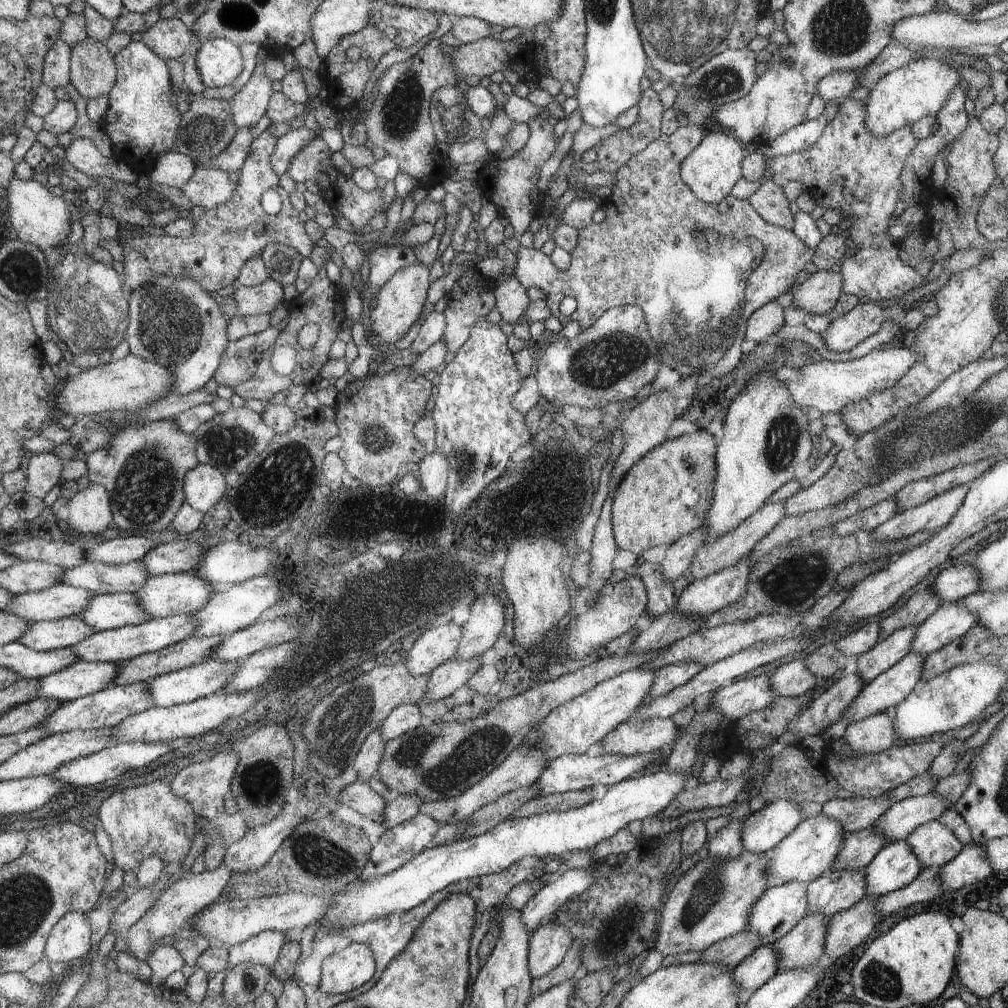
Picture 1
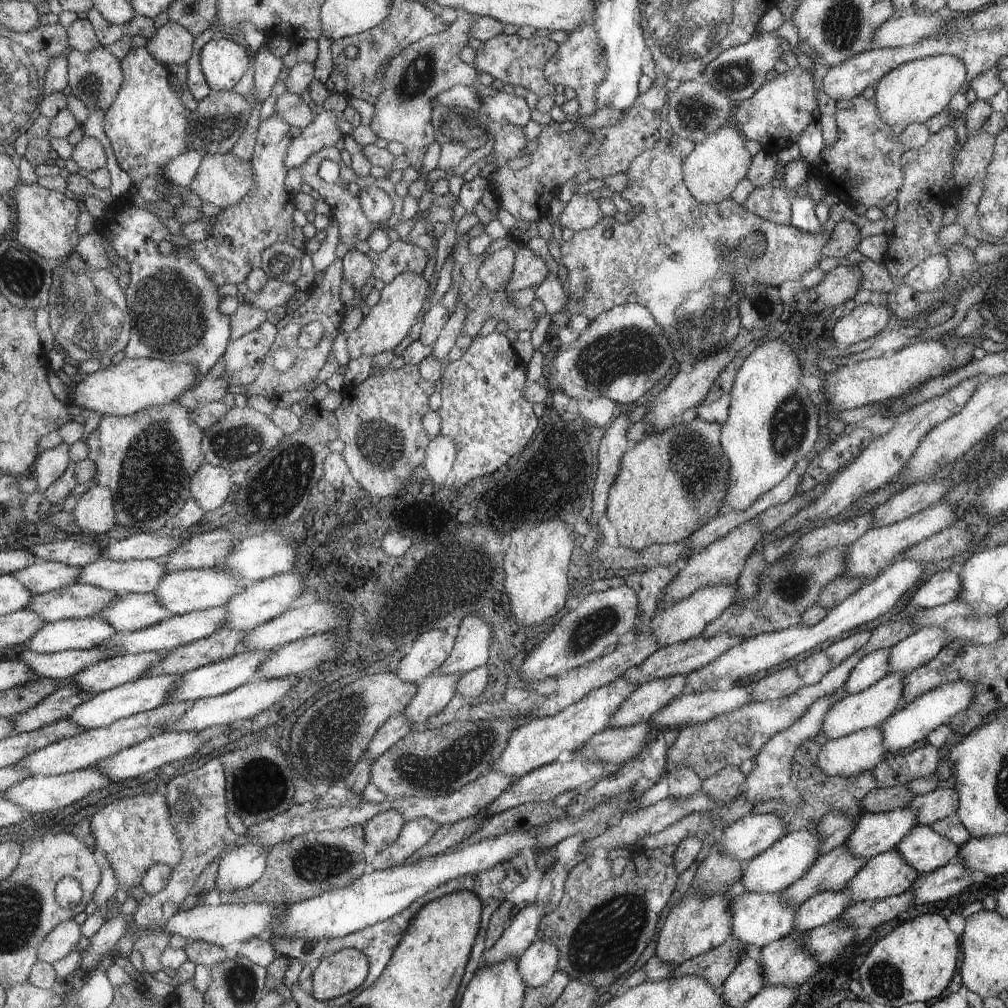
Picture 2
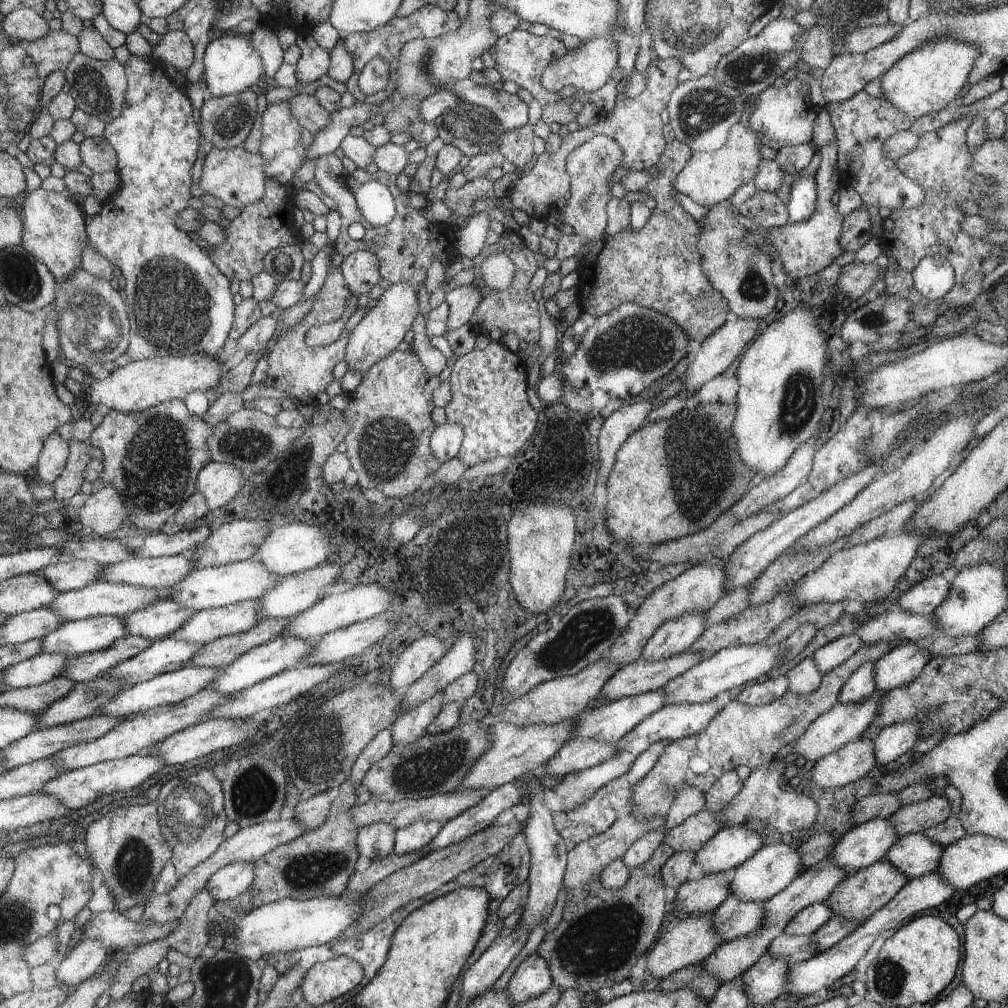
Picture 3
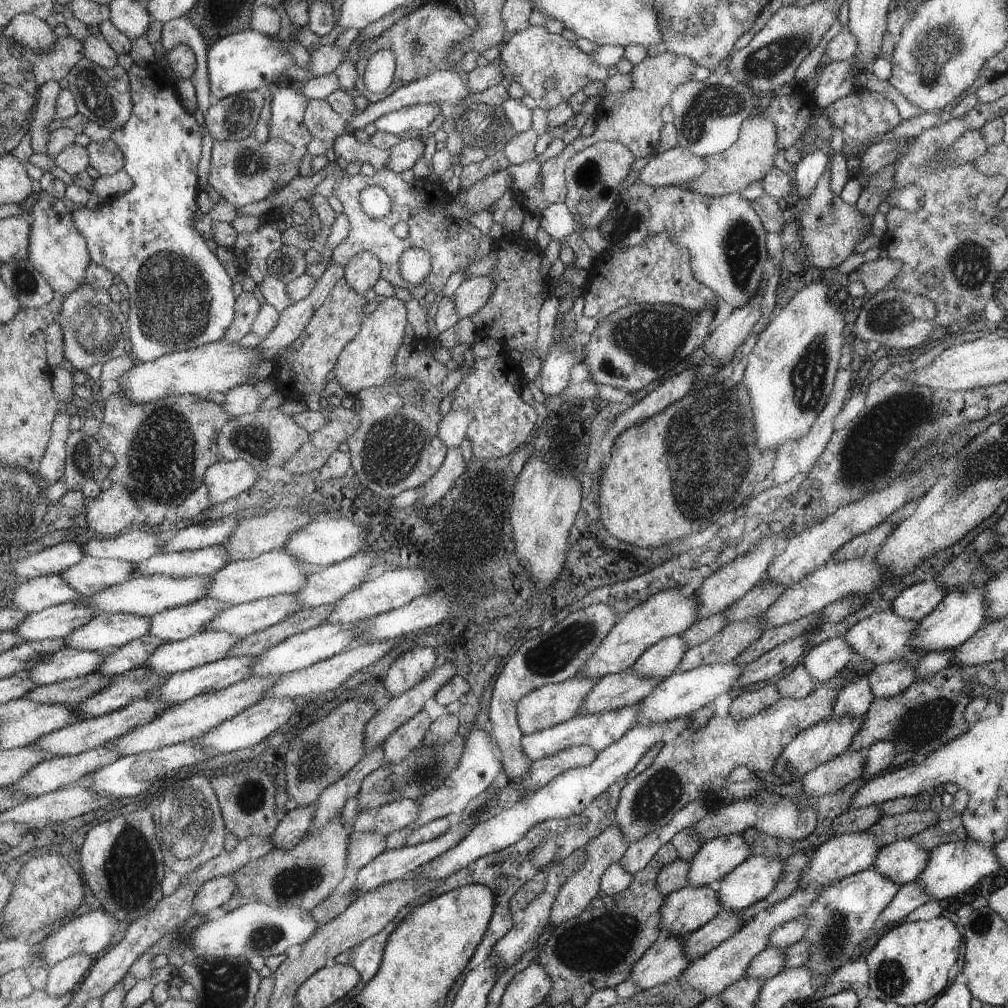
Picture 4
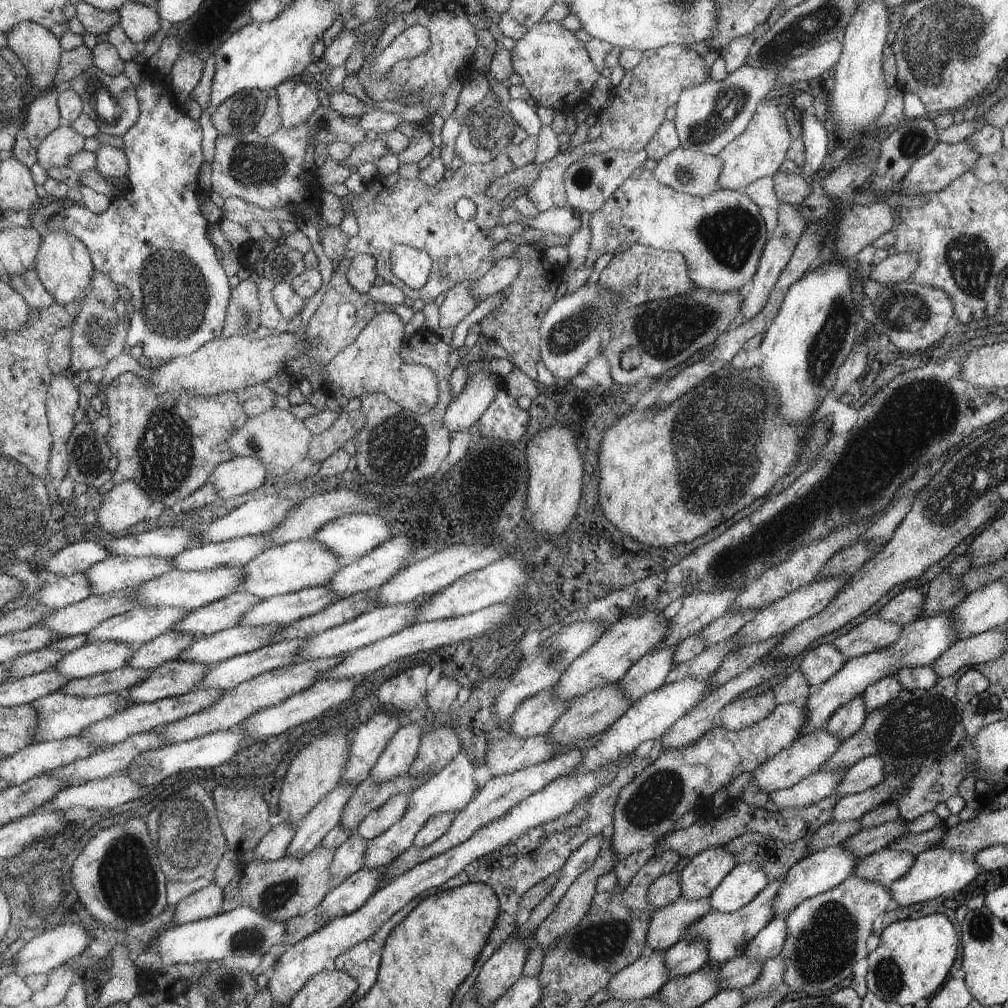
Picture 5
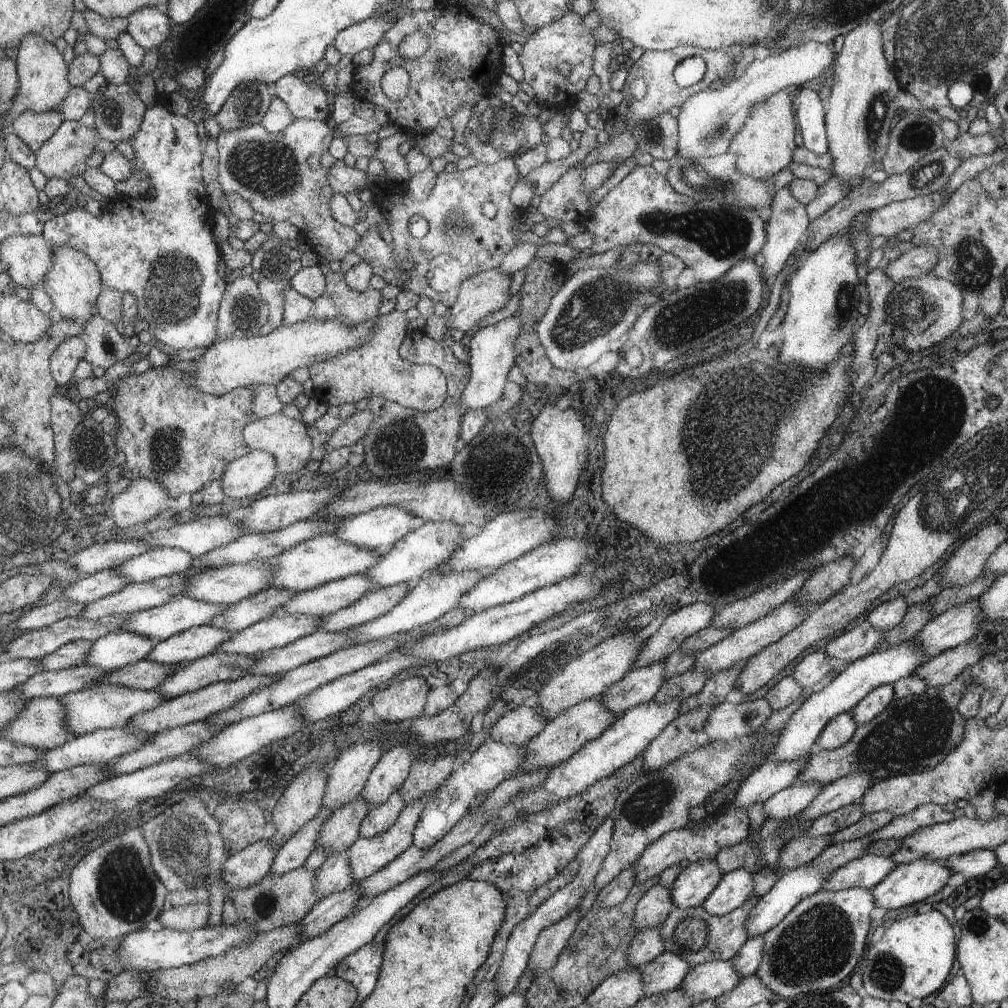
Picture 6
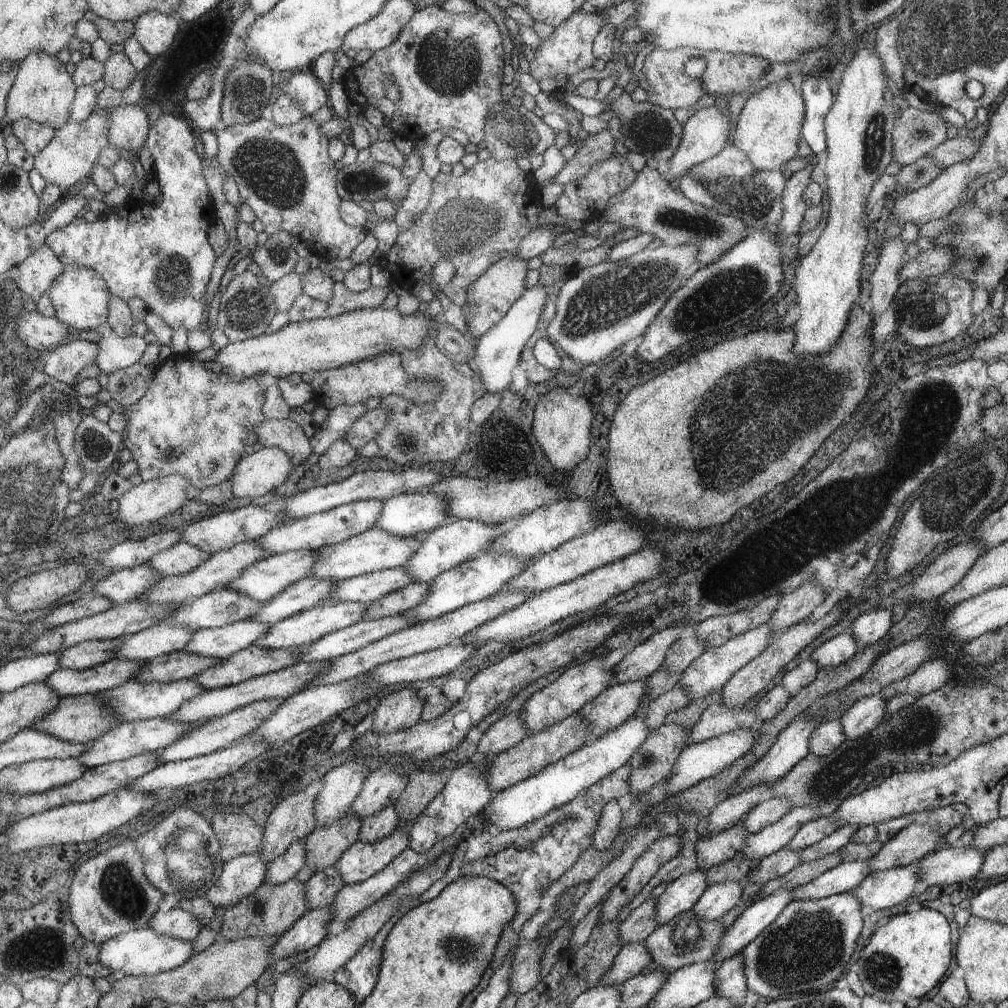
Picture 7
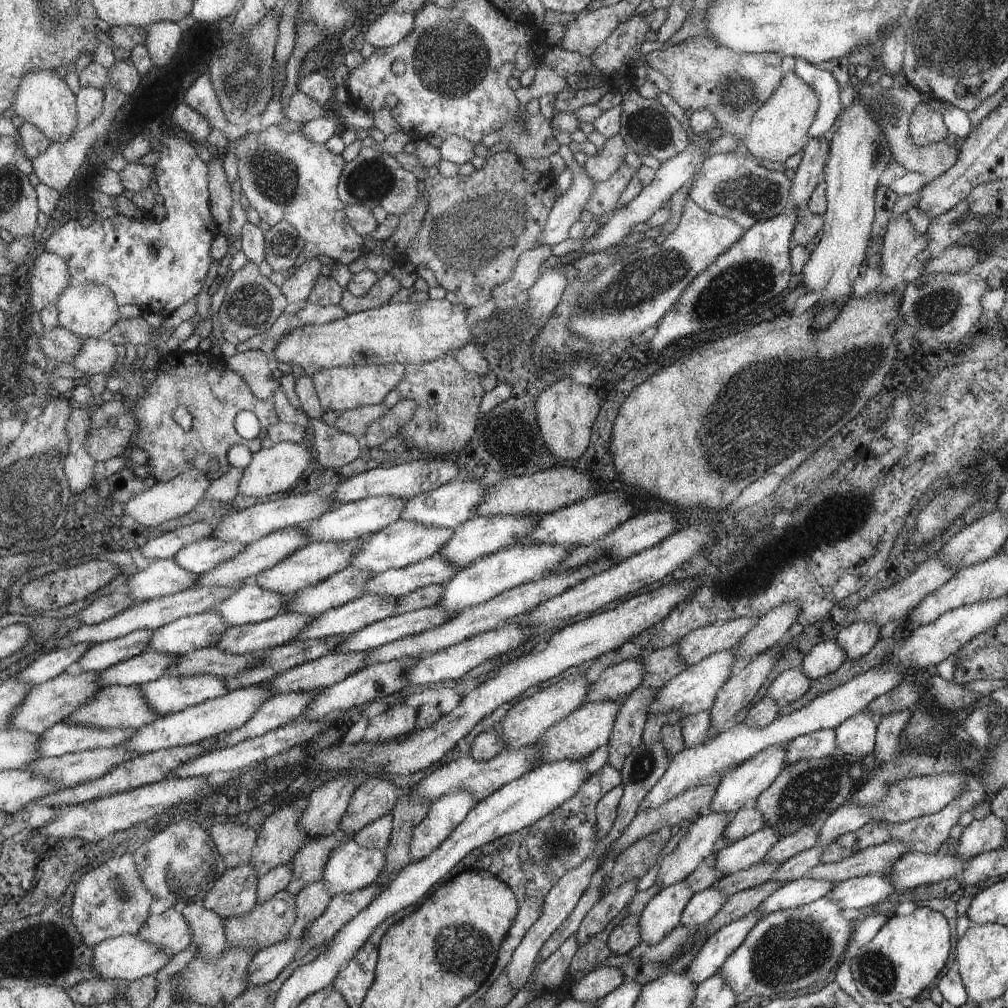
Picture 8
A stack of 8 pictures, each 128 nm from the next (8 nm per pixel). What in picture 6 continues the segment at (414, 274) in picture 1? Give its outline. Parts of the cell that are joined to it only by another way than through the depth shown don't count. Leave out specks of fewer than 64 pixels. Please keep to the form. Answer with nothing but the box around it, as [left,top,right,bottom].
[309,309,448,412]

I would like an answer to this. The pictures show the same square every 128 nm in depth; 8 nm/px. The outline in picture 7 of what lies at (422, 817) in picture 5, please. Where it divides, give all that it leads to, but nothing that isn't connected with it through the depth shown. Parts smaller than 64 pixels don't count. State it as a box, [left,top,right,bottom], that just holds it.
[333,829,409,885]

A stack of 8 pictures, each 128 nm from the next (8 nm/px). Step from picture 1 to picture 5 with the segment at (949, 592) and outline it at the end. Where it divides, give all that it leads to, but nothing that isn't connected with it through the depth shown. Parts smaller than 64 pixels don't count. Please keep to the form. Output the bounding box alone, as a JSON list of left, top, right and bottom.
[878,588,924,627]

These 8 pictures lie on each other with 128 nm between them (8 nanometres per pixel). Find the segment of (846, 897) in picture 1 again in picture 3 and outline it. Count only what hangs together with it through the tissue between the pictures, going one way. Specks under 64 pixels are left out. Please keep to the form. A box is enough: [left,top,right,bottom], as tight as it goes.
[784,901,833,936]

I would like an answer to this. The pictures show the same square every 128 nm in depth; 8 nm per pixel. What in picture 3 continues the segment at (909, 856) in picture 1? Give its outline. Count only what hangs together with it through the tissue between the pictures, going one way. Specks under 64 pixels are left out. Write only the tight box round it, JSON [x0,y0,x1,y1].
[824,858,909,926]

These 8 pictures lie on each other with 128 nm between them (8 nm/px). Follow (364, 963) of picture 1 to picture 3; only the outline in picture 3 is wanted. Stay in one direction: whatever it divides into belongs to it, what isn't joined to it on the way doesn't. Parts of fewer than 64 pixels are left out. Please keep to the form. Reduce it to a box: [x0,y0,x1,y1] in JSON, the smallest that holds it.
[301,956,364,1006]

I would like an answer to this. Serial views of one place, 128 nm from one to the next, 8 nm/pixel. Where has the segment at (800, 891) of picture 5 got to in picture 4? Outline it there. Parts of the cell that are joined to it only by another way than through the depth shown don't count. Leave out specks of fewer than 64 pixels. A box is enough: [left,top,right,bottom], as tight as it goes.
[800,831,881,888]

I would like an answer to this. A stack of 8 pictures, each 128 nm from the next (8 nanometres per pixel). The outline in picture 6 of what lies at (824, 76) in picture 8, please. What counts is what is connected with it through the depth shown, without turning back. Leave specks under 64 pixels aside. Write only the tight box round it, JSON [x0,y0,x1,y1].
[795,88,828,155]

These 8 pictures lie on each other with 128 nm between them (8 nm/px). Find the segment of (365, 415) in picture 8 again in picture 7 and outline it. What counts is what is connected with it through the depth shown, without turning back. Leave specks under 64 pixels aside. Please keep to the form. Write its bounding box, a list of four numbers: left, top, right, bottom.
[310,403,368,456]

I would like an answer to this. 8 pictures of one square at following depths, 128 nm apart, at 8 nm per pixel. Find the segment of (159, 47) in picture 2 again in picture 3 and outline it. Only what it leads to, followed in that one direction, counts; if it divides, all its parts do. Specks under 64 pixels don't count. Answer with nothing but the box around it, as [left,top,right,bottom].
[152,31,195,73]

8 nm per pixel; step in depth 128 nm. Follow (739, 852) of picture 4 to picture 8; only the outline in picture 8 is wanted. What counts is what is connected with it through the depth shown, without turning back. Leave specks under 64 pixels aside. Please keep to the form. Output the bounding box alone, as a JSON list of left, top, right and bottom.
[640,881,693,946]

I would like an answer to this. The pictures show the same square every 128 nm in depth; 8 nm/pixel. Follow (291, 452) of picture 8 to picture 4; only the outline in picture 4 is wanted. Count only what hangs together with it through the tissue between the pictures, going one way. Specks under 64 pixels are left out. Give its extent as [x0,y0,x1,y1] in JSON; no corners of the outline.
[205,460,258,504]

